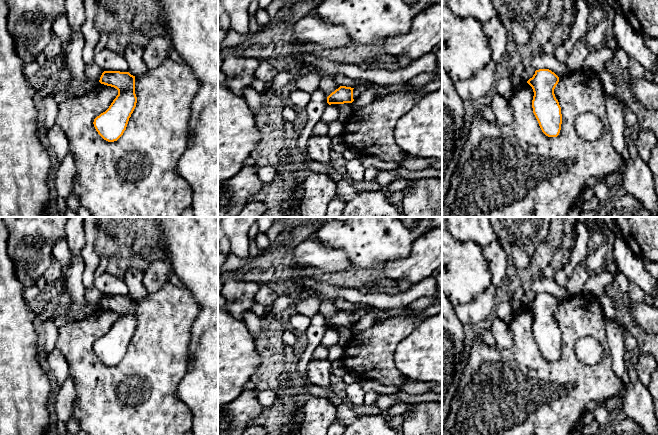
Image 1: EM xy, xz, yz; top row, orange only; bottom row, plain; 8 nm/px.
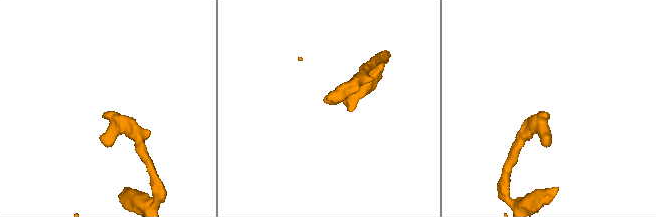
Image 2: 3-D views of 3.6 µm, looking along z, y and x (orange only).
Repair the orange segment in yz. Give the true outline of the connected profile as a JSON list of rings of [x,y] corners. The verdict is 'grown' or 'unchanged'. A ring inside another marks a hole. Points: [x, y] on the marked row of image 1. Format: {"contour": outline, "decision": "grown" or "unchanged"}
{"contour": [[[539,69],[527,83],[532,87],[533,113],[542,132],[548,137],[557,137],[561,130],[561,107],[555,97],[554,89],[559,77],[549,69]]], "decision": "unchanged"}

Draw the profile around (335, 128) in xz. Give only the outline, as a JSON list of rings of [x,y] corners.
[[[337,120],[335,122],[332,122],[329,125],[329,131],[327,136],[330,138],[333,138],[335,136],[341,135],[343,132],[344,124],[343,122]]]

